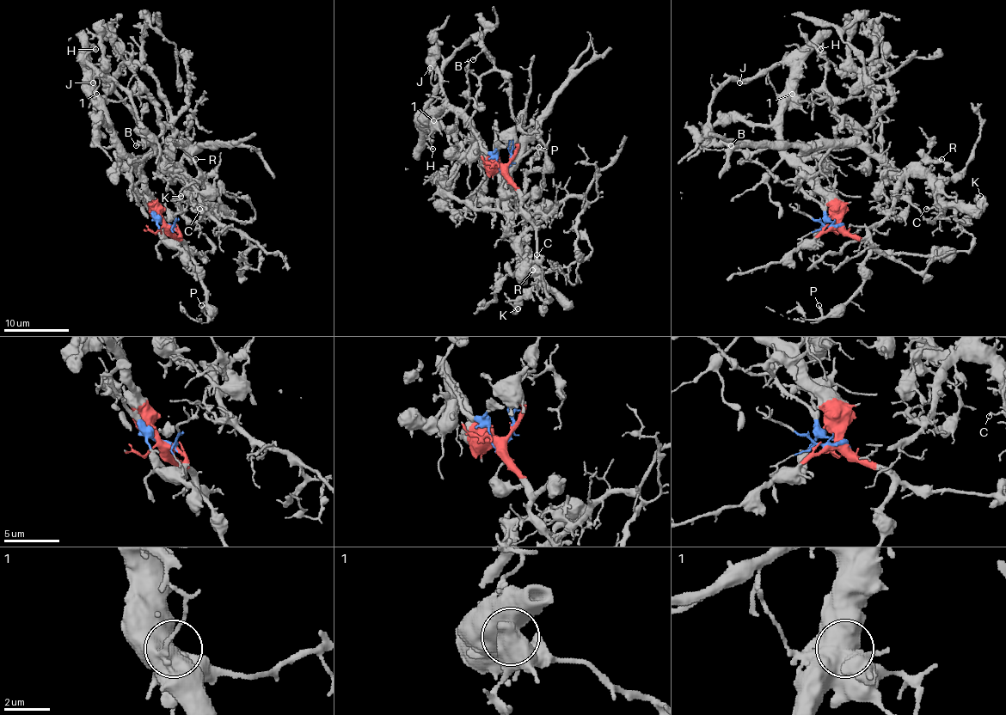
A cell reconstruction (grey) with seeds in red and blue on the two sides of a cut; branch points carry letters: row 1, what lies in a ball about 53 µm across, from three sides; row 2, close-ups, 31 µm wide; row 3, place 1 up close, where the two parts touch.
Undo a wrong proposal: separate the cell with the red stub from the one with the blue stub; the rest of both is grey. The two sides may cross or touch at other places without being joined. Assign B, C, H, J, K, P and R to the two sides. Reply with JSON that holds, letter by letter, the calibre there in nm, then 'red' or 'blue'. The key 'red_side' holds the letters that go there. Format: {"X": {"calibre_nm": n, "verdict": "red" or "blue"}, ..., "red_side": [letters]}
{"B": {"calibre_nm": 150, "verdict": "blue"}, "C": {"calibre_nm": 170, "verdict": "blue"}, "H": {"calibre_nm": 260, "verdict": "red"}, "J": {"calibre_nm": 160, "verdict": "red"}, "K": {"calibre_nm": 110, "verdict": "blue"}, "P": {"calibre_nm": 170, "verdict": "red"}, "R": {"calibre_nm": 160, "verdict": "blue"}, "red_side": ["H", "J", "P"]}

